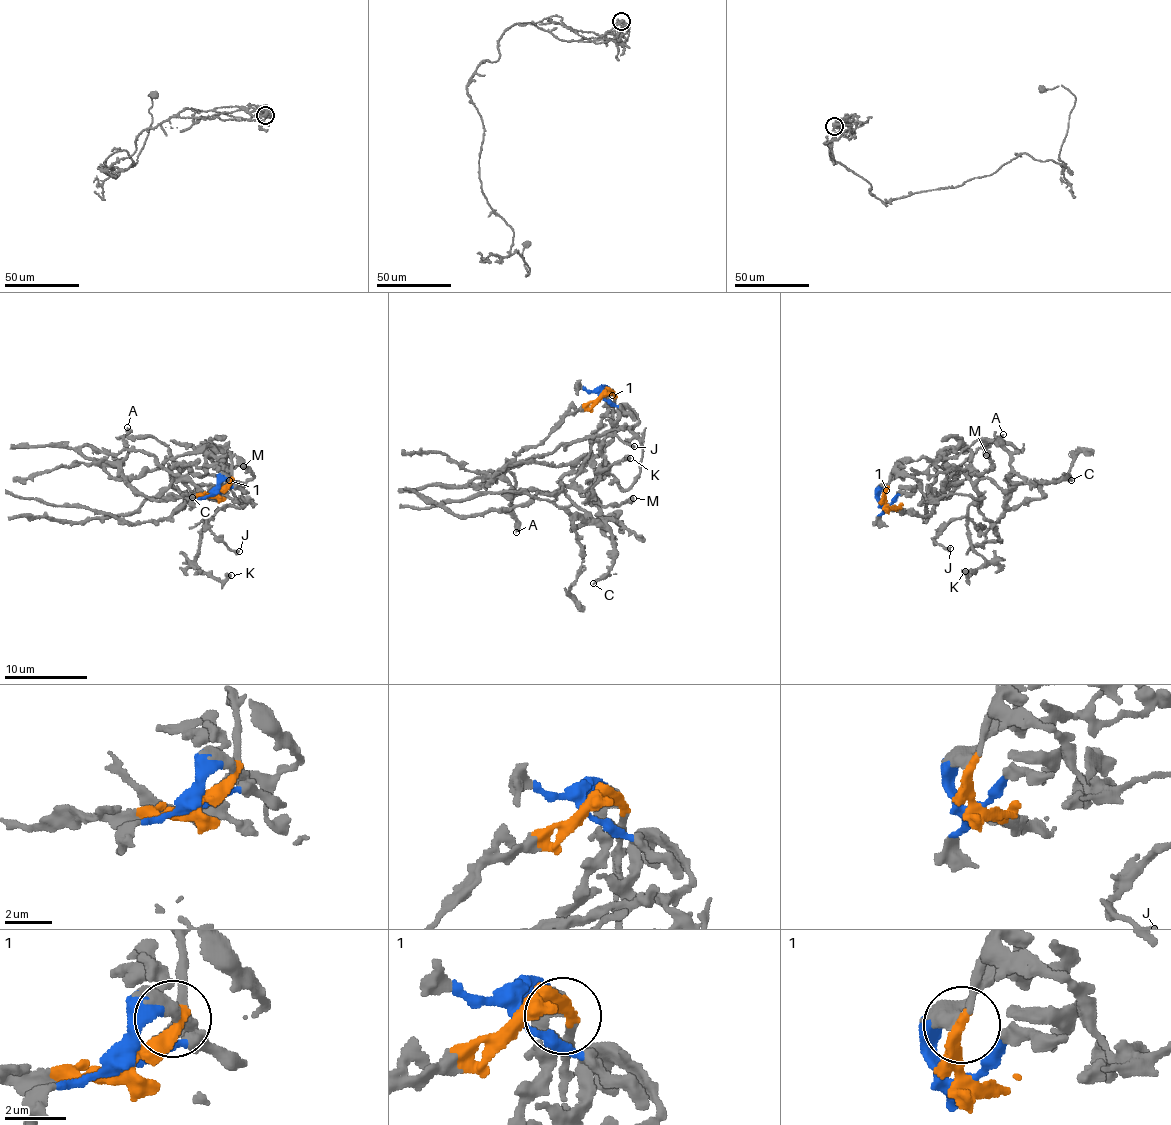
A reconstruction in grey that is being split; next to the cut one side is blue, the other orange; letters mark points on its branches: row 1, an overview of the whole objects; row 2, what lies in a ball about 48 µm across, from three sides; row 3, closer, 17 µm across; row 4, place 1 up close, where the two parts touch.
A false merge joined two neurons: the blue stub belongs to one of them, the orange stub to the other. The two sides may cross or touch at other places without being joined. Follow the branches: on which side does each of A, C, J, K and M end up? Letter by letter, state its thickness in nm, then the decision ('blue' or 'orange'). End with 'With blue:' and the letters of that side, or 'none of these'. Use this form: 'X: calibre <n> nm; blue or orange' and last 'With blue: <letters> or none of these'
A: calibre 280 nm; orange
C: calibre 280 nm; blue
J: calibre 280 nm; orange
K: calibre 400 nm; orange
M: calibre 480 nm; blue
With blue: C, M

